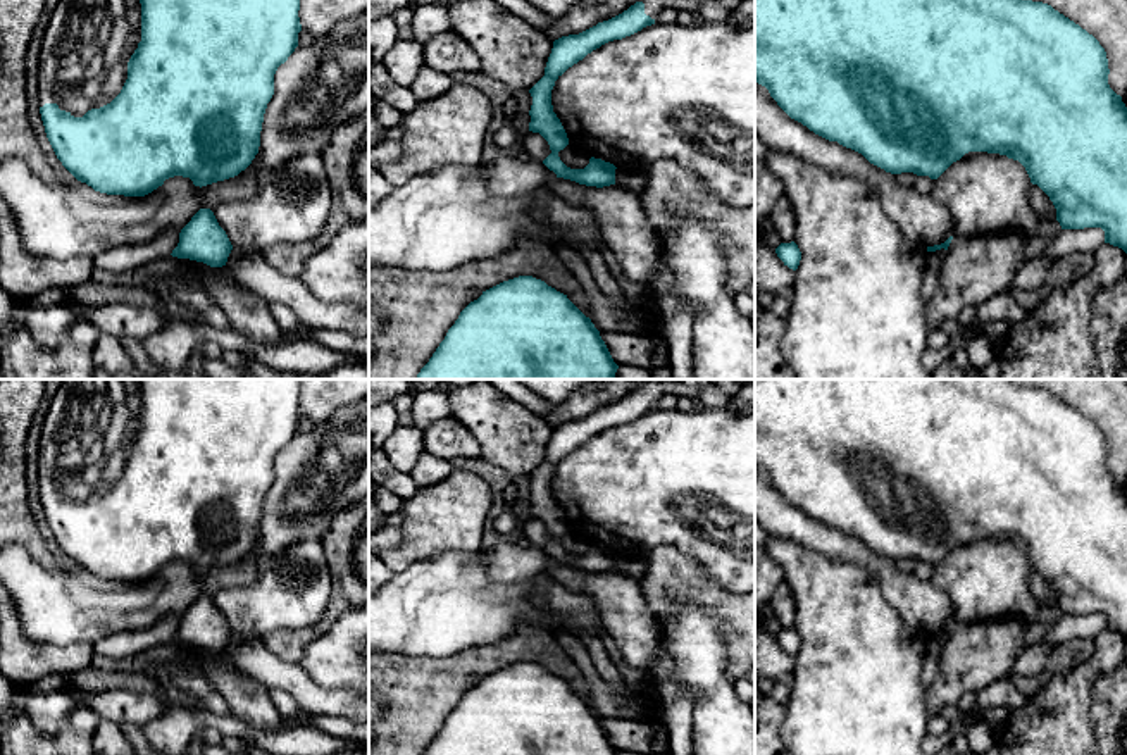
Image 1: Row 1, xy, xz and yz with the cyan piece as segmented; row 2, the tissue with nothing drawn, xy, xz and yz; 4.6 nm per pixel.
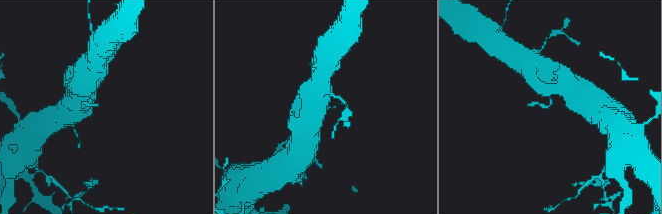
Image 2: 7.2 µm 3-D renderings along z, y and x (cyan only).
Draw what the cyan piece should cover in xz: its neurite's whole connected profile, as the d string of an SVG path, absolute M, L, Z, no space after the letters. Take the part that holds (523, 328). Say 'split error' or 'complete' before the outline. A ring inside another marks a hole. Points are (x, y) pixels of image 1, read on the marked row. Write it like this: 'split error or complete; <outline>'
complete; M519 276L470 302L415 379L615 379L617 369L600 331L567 295Z

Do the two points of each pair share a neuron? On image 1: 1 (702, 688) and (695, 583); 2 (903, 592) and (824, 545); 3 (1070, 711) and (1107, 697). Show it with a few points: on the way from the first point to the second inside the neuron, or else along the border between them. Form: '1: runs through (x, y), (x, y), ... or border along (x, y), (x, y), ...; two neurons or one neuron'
1: border along (660, 624), (679, 602), (702, 604), (722, 636); two neurons
2: runs through (884, 573), (872, 561), (843, 547); one neuron
3: border along (1108, 671), (1093, 686), (1091, 726), (1096, 736); two neurons

